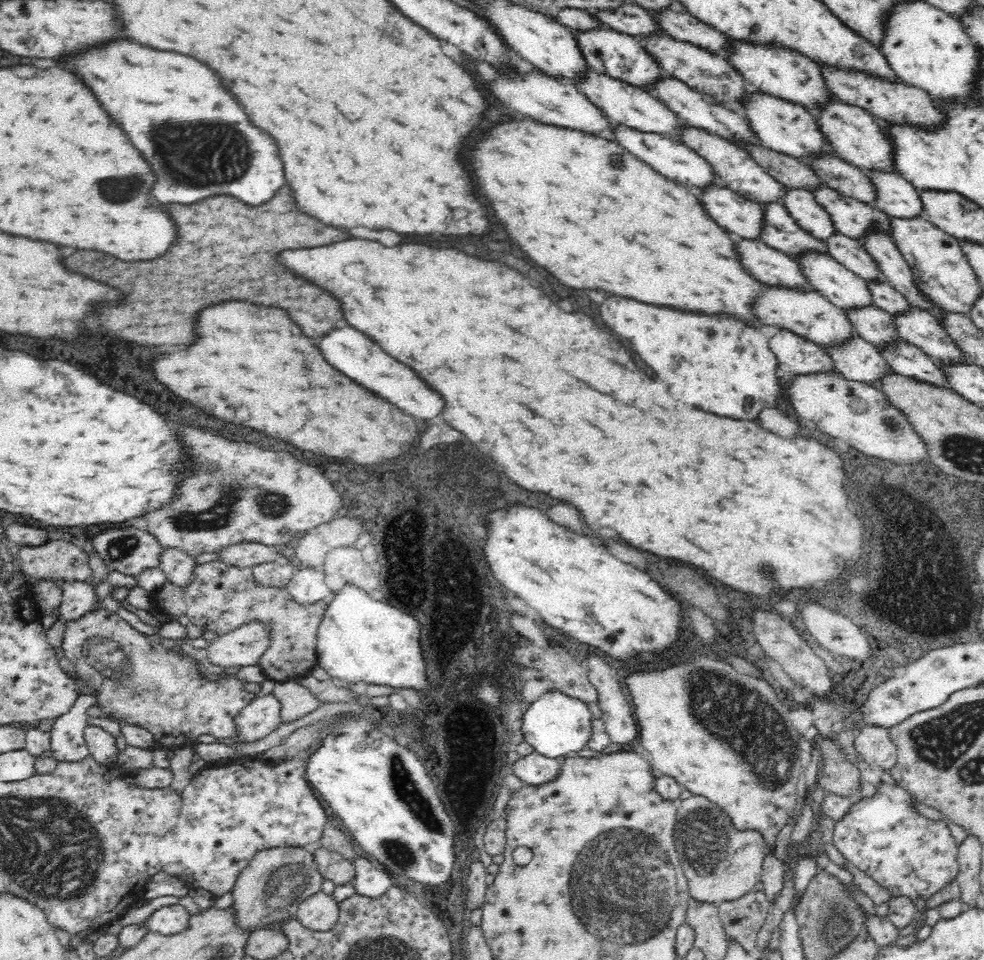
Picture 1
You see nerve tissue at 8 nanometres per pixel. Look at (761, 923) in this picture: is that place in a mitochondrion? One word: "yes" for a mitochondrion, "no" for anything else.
no

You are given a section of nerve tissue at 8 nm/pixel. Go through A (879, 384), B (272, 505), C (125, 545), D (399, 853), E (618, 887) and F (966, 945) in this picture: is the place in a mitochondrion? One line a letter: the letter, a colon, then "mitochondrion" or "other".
A: other
B: mitochondrion
C: mitochondrion
D: mitochondrion
E: mitochondrion
F: other

